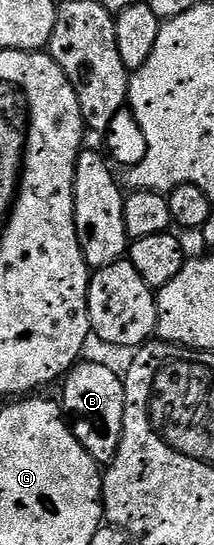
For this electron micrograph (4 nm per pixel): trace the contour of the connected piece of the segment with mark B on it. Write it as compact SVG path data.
M80 360L67 371L62 379L63 413L70 425L73 436L100 464L110 464L121 444L121 432L125 420L125 388L123 378L111 366L103 362Z

